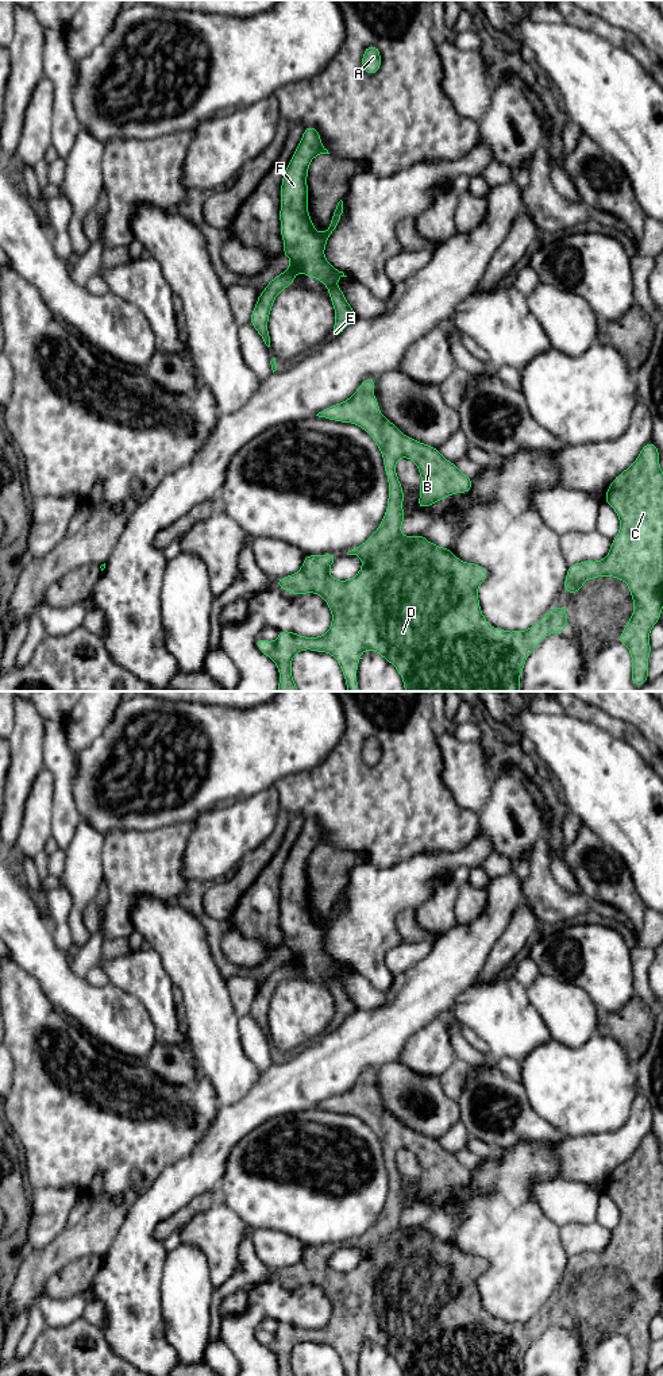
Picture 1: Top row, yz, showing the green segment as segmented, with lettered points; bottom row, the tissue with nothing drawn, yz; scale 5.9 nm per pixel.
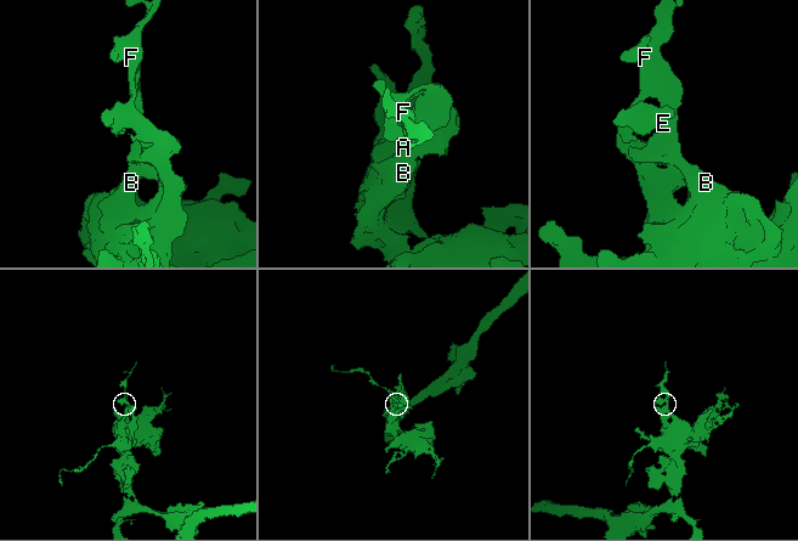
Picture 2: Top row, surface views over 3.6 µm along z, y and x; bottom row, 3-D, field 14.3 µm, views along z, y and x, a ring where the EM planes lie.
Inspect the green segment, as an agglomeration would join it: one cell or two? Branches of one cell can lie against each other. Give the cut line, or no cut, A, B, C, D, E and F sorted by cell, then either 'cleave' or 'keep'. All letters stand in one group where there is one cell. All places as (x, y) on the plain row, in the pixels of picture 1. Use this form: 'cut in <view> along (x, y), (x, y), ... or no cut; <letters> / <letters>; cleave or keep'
no cut; A B C D E F; keep

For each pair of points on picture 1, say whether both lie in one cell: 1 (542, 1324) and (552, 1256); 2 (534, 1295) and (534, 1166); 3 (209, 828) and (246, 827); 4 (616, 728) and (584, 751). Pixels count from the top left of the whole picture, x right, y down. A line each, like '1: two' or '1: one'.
1: two
2: one
3: one
4: two

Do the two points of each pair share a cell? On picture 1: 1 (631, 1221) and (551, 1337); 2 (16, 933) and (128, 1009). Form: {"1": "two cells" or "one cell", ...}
{"1": "two cells", "2": "one cell"}

